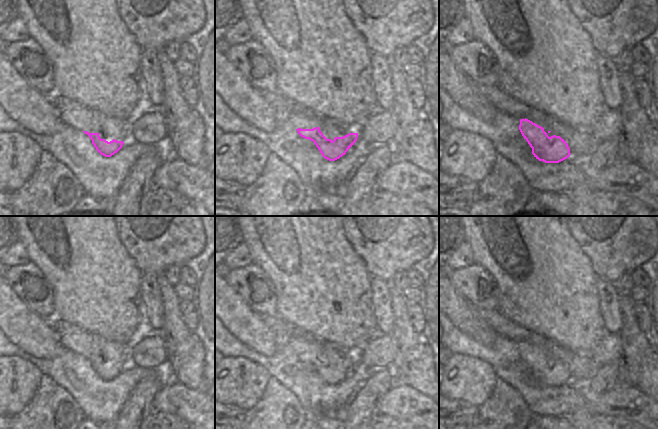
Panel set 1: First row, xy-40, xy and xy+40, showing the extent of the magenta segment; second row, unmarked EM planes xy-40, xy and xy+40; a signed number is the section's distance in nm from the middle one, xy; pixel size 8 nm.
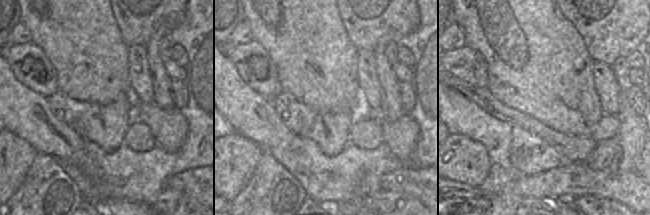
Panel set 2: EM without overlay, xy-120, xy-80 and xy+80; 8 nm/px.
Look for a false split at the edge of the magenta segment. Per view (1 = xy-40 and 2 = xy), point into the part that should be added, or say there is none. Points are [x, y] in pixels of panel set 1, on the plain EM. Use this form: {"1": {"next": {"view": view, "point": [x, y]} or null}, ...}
{"1": {"next": null}, "2": {"next": null}}

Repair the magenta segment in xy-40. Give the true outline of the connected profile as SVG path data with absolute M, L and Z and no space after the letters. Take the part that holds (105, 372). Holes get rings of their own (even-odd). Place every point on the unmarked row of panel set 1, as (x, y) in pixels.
M87 355L83 356L90 361L96 374L105 381L111 381L117 377L124 368L123 365L117 365L115 363L110 366L106 365L105 363L101 363L99 357L89 357Z

